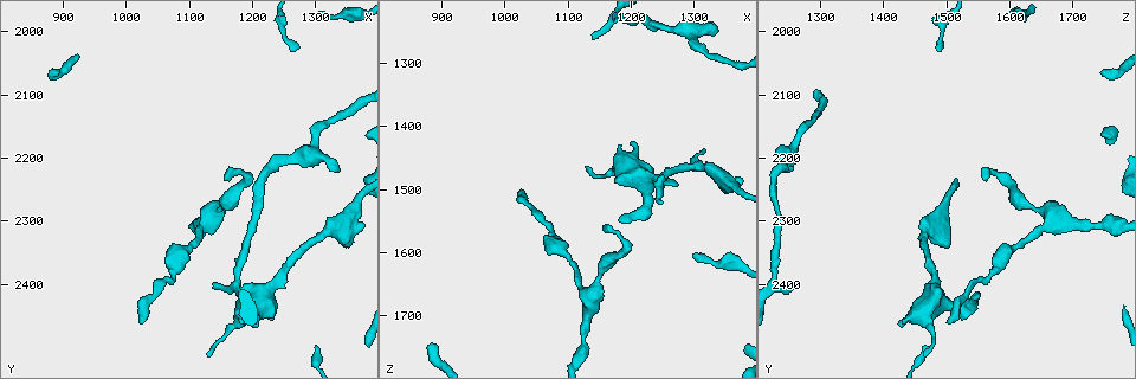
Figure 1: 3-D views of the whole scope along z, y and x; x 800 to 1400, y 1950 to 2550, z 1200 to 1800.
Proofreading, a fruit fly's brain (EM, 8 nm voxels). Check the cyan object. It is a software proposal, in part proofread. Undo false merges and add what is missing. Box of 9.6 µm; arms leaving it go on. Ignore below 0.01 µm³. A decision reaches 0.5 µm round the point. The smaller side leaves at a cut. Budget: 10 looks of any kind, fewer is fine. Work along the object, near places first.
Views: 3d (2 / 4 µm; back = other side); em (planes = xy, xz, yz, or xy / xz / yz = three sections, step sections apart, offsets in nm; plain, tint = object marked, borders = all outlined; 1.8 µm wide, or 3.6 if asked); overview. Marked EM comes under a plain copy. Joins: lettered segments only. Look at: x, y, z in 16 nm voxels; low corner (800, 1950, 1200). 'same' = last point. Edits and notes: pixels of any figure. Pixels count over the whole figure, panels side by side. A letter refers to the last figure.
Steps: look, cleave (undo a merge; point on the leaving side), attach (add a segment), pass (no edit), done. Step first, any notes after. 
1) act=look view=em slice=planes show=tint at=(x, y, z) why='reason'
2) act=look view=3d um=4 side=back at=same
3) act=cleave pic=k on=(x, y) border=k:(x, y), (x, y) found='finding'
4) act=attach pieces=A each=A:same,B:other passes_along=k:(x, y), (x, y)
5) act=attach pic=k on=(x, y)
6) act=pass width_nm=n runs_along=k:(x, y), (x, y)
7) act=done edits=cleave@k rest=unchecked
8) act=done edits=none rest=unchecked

act=look view=3d um=4 at=(1140, 2400, 1255) why='an open end'

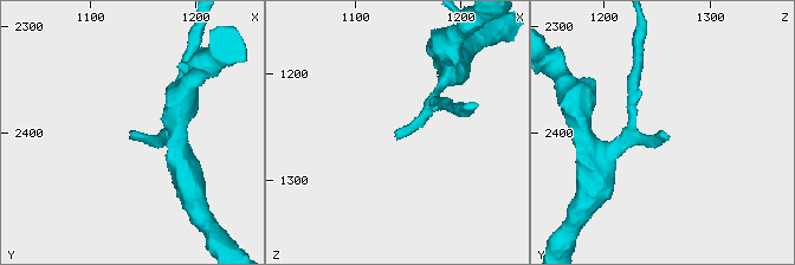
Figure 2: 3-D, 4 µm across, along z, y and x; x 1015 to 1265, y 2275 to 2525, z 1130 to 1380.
act=look view=em slice=xy step=8 show=borders at=(1136, 2400, 1260) why='now the EM'

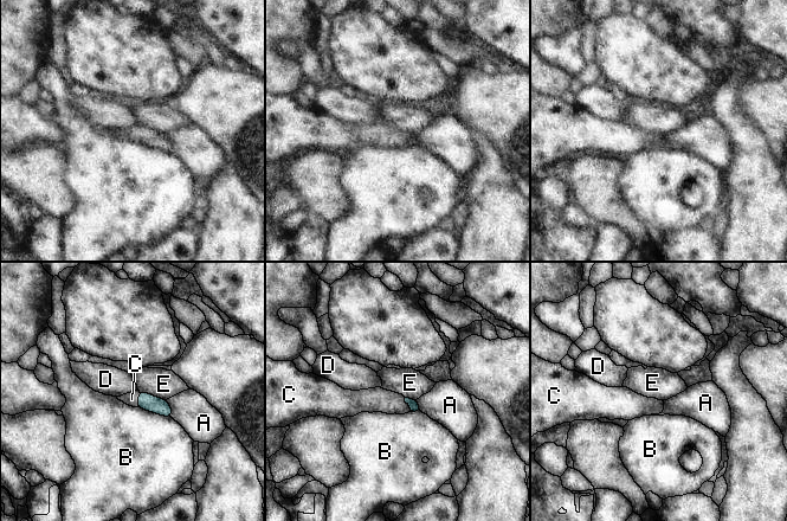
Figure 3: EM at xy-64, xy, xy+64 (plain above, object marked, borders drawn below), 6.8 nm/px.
act=look view=em slice=planes show=borders at=same why='another direction'

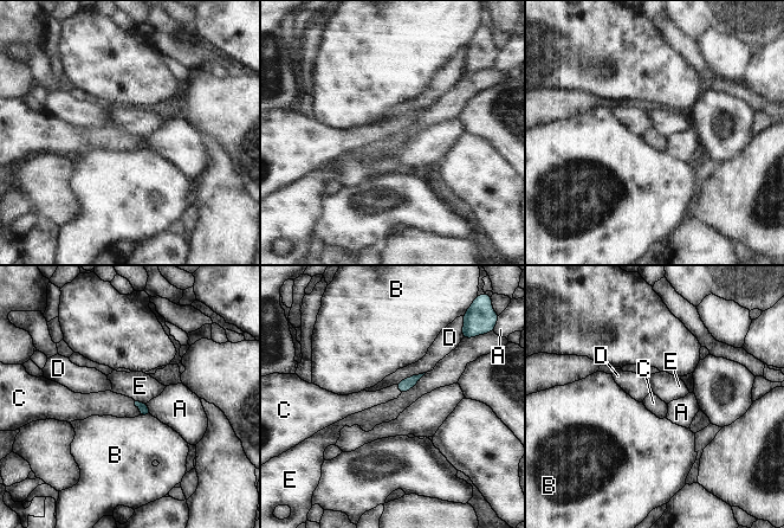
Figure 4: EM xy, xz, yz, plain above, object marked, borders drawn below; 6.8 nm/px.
act=attach pieces=C each=A:other,B:other,C:same,D:other,E:other passes_along=4:(143, 406), (138, 407), (108, 403) found='it goes on there'

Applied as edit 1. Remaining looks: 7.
act=look view=overview why='redraw'

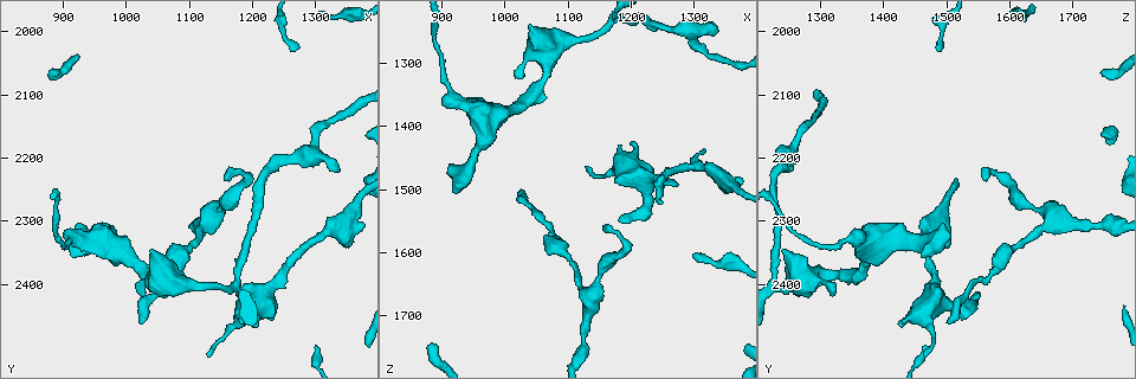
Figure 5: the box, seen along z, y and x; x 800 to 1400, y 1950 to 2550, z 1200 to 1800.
act=look view=em slice=yz step=8 show=tint at=(1340, 2220, 1245) why='an open end'

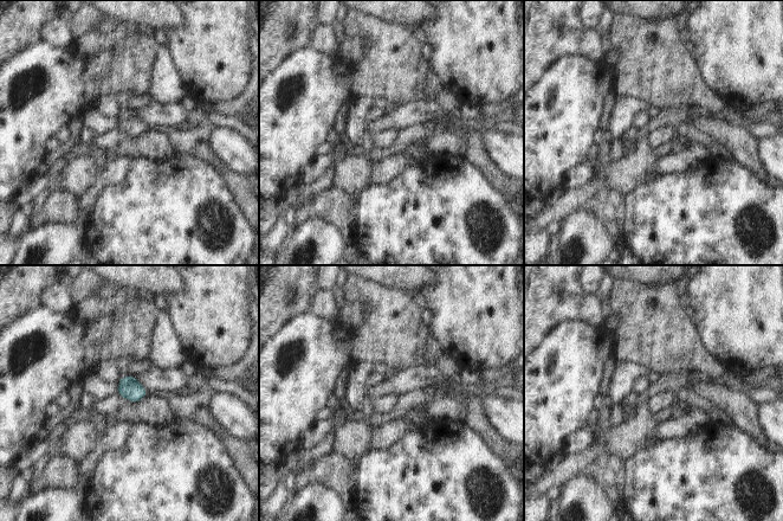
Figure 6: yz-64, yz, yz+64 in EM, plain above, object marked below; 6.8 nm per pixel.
act=look view=em slice=planes show=borders at=same why='another direction'

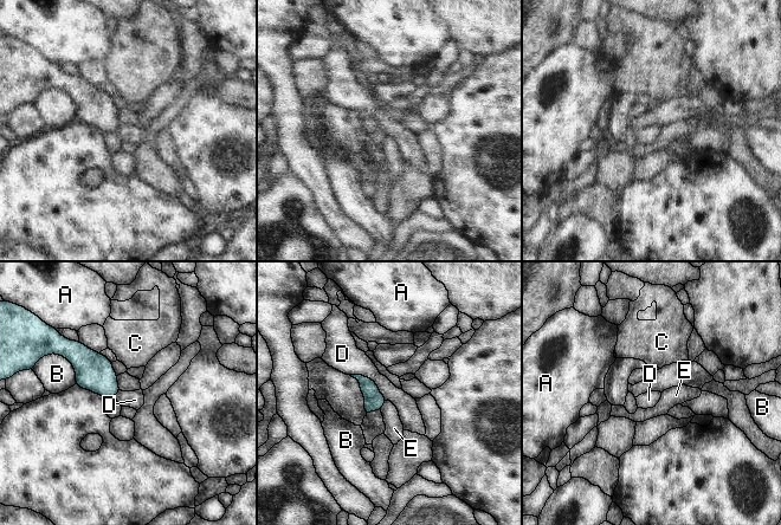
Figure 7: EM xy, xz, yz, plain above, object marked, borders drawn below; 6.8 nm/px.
act=pass each=A:other,B:other,C:other,D:other,E:other border=7:(350, 374), (369, 377), (386, 400) found='none of them fits'

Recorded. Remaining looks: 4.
act=look view=em slice=planes show=tint at=(940, 2330, 1480)

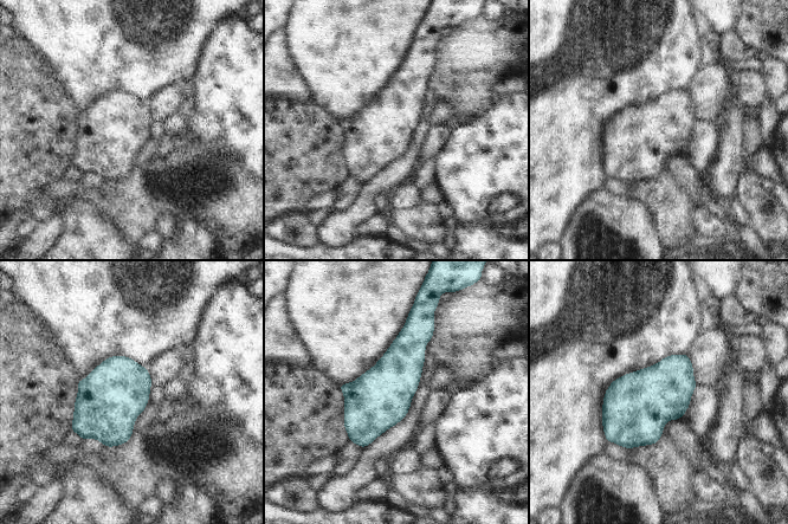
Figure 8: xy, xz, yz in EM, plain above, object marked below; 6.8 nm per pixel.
act=look view=em slice=planes show=borders at=same why='see the neighbours'

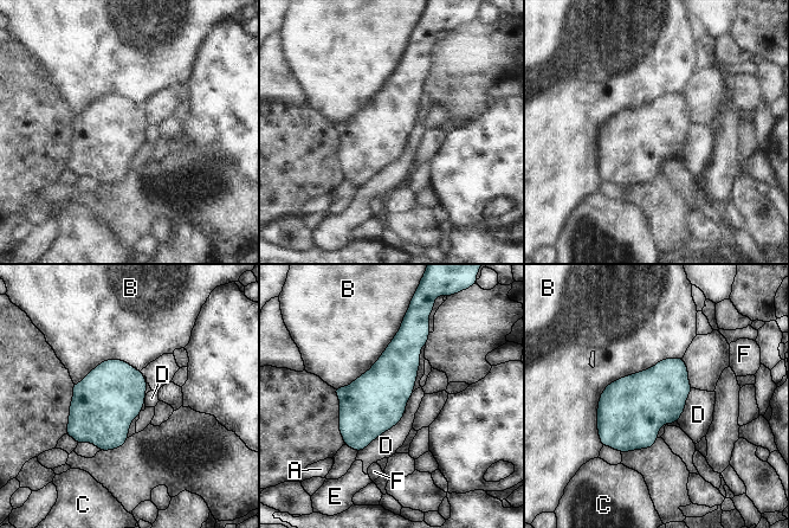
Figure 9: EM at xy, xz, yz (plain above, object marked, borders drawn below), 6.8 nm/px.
act=pass each=A:other,B:other,C:other,D:other,E:other,F:other border=9:(405, 413), (359, 452) found='all the same neuron'

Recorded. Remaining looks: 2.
act=look view=em slice=planes show=borders at=(1035, 2420, 1320)

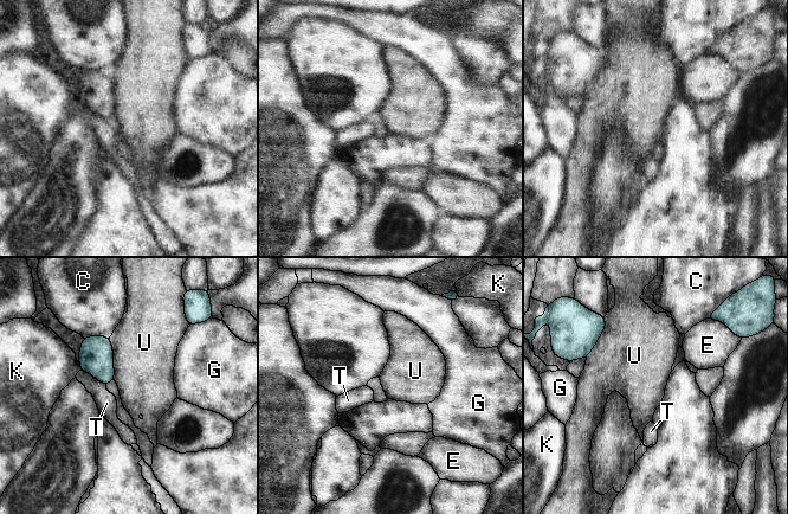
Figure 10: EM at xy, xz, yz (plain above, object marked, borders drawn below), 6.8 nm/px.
act=pass each=C:other,E:other,G:other,K:other,T:other,U:other border=10:(109, 338), (112, 348), (114, 379) found='none of them fits'

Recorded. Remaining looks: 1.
act=done edits=attach@4 rest=unchecked

